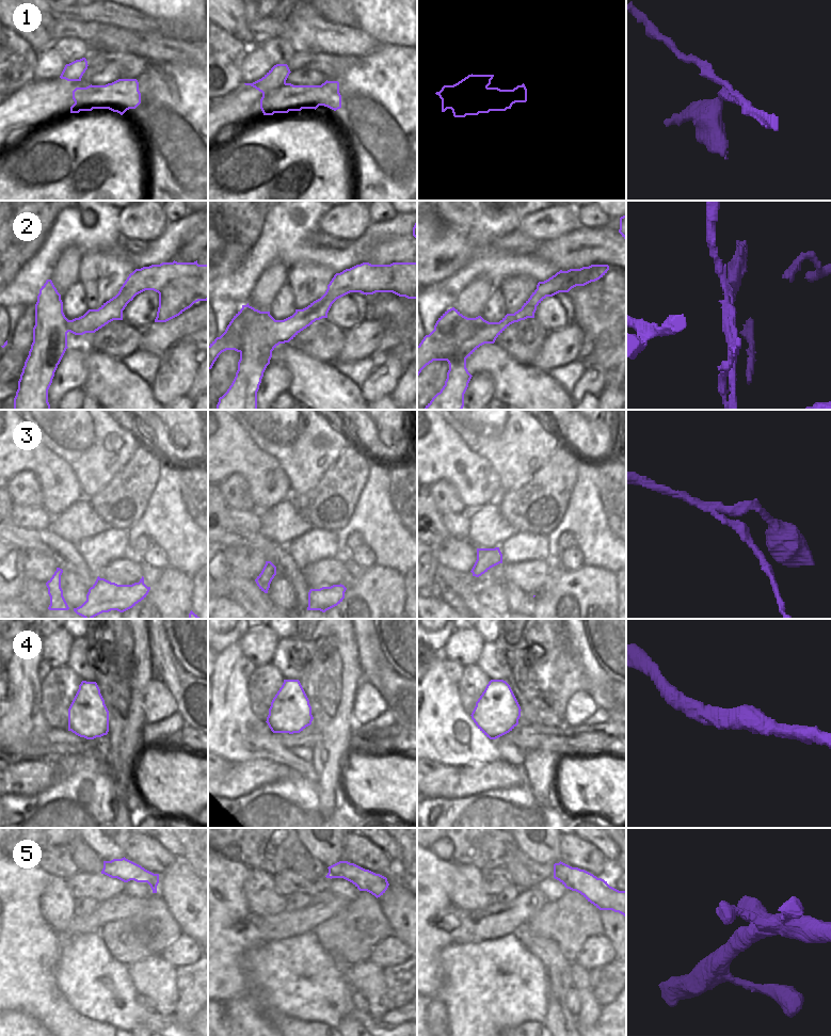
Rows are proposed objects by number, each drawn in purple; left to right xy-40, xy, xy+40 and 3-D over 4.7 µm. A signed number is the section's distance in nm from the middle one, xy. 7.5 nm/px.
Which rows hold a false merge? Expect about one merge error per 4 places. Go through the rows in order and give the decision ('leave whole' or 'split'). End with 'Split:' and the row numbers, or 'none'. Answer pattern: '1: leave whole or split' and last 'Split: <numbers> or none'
1: split
2: split
3: leave whole
4: leave whole
5: leave whole
Split: 1, 2

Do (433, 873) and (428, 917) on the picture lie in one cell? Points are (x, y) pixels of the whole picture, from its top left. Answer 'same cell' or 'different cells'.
same cell

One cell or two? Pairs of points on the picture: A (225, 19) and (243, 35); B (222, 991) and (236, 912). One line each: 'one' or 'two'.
A: one
B: one

